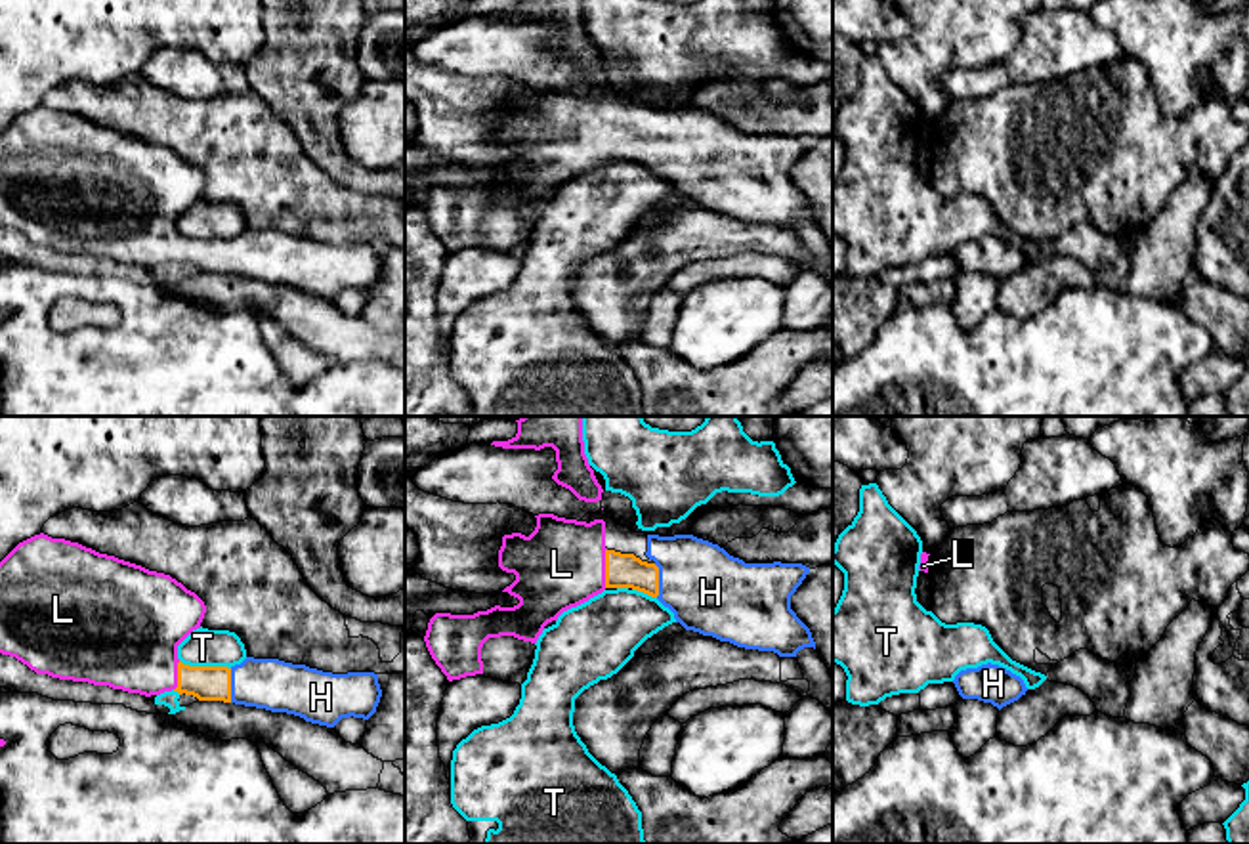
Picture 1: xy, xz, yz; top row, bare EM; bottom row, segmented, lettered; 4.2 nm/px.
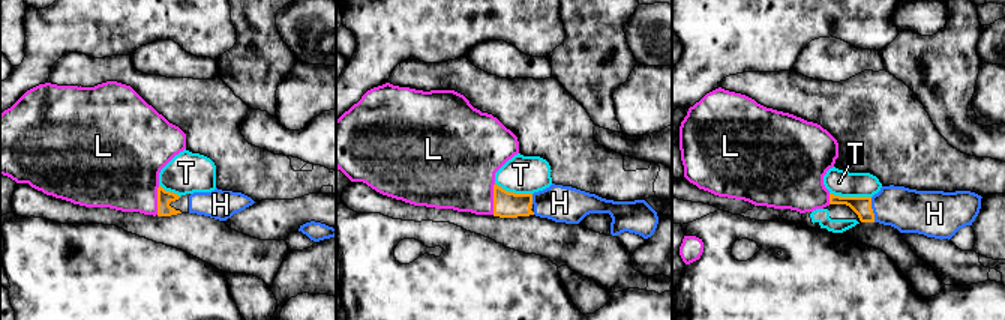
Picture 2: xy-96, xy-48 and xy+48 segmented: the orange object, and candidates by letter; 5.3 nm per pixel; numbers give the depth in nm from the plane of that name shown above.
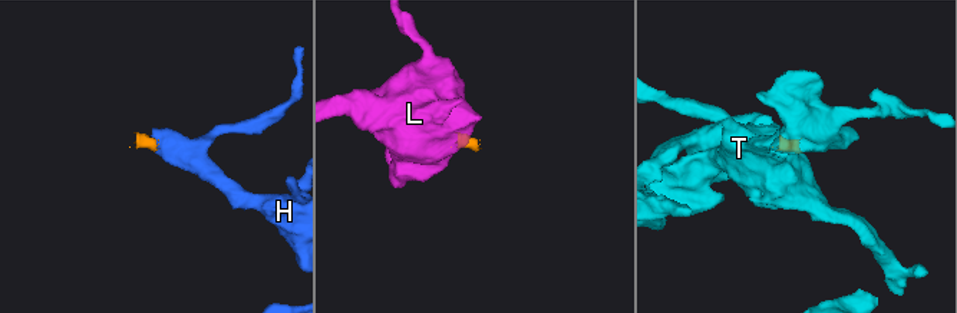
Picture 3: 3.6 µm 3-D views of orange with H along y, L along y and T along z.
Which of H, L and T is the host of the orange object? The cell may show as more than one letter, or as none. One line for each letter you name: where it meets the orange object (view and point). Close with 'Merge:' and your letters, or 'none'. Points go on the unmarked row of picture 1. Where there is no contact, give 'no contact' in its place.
H: xy (230, 258)
L: xz (606, 140)
Merge: H, L

